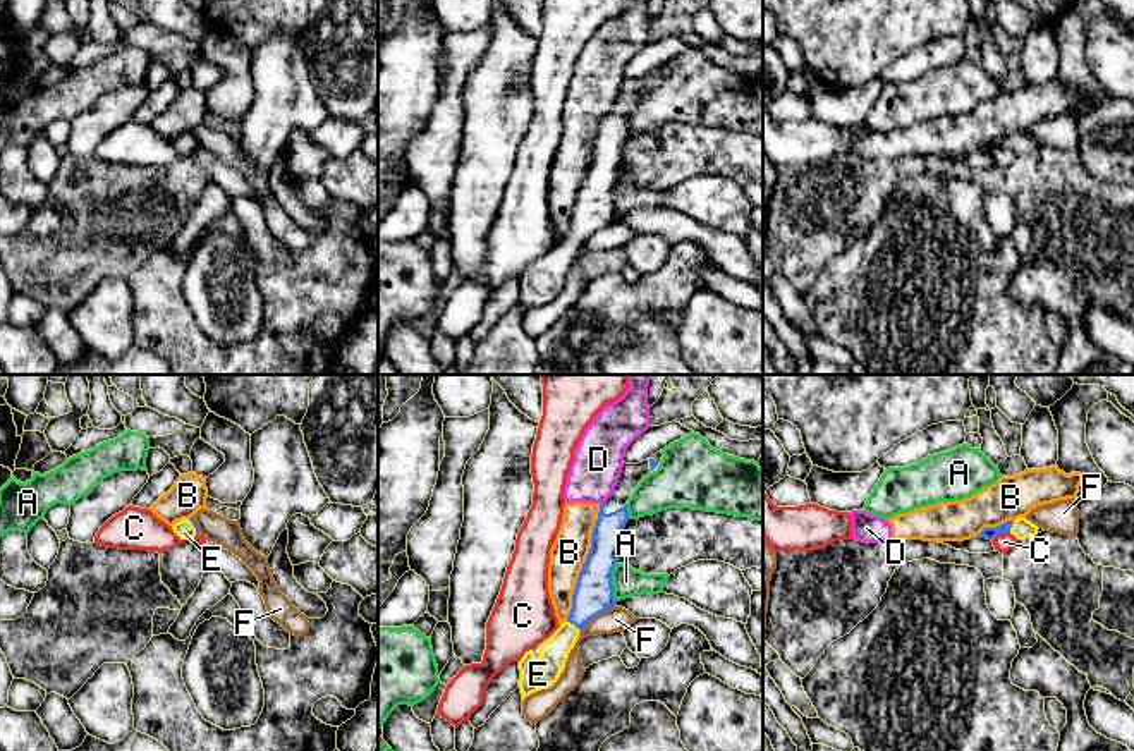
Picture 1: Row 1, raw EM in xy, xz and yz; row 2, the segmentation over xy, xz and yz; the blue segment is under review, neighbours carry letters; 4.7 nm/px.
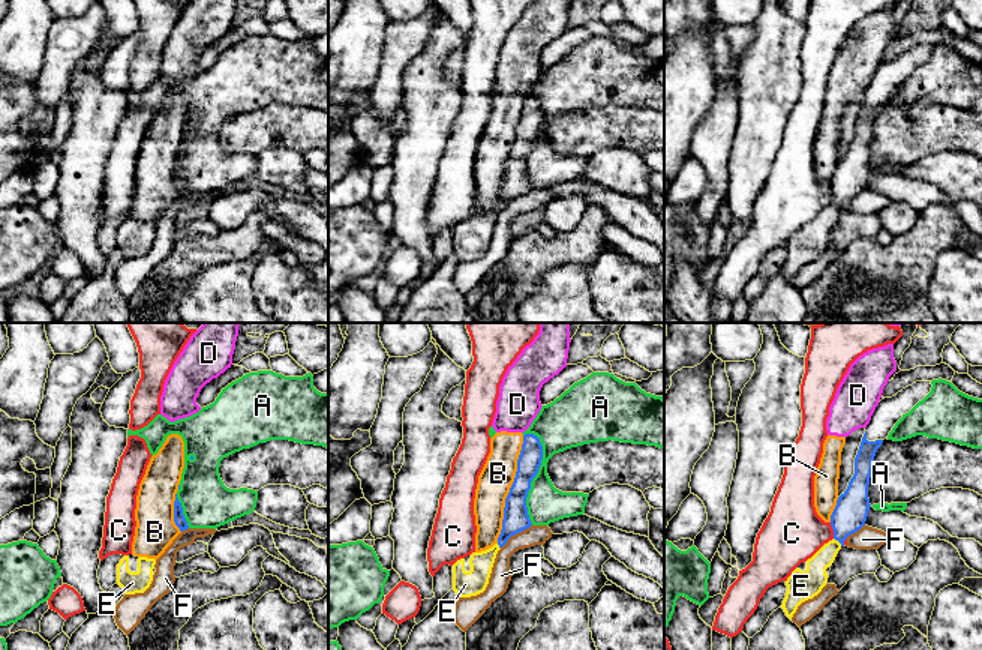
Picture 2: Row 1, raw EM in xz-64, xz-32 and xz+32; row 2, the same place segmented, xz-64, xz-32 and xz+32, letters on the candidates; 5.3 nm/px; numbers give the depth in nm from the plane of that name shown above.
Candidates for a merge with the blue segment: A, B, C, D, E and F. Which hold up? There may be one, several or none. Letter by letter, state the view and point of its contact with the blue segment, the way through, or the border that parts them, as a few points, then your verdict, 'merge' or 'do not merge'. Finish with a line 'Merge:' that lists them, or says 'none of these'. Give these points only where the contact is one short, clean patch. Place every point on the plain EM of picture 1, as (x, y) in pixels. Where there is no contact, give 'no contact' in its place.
A: meets blue in xz at (610, 196); do not merge
B: meets blue in xz at (576, 200); do not merge
C: meets blue in yz at (1000, 146); border along yz (1009, 146), (1000, 146), (992, 155); do not merge
D: meets blue in xz at (602, 117); border along xz (605, 114), (600, 119); do not merge
E: meets blue in xz at (574, 239); runs through xz (593, 208), (574, 239), (554, 267); merge
F: meets blue in xz at (597, 229); border along xz (615, 220), (597, 229), (581, 246); do not merge
Merge: E

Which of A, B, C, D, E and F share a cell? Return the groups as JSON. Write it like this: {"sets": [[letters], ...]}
{"sets": [["A"], ["B", "D"], ["C"], ["E"], ["F"]]}

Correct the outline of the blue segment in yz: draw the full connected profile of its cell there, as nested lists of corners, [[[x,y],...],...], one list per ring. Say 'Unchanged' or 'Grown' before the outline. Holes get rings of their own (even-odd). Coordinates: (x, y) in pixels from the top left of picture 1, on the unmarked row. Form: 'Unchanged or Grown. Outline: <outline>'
Grown. Outline: [[[1019,132],[1015,136],[1007,136],[997,143],[985,143],[978,151],[986,153],[986,155],[993,155],[1000,148],[1010,148],[1017,155],[1026,155],[1031,151],[1036,151],[1041,146],[1045,146],[1045,144],[1038,143],[1036,139],[1027,136],[1026,132]]]

